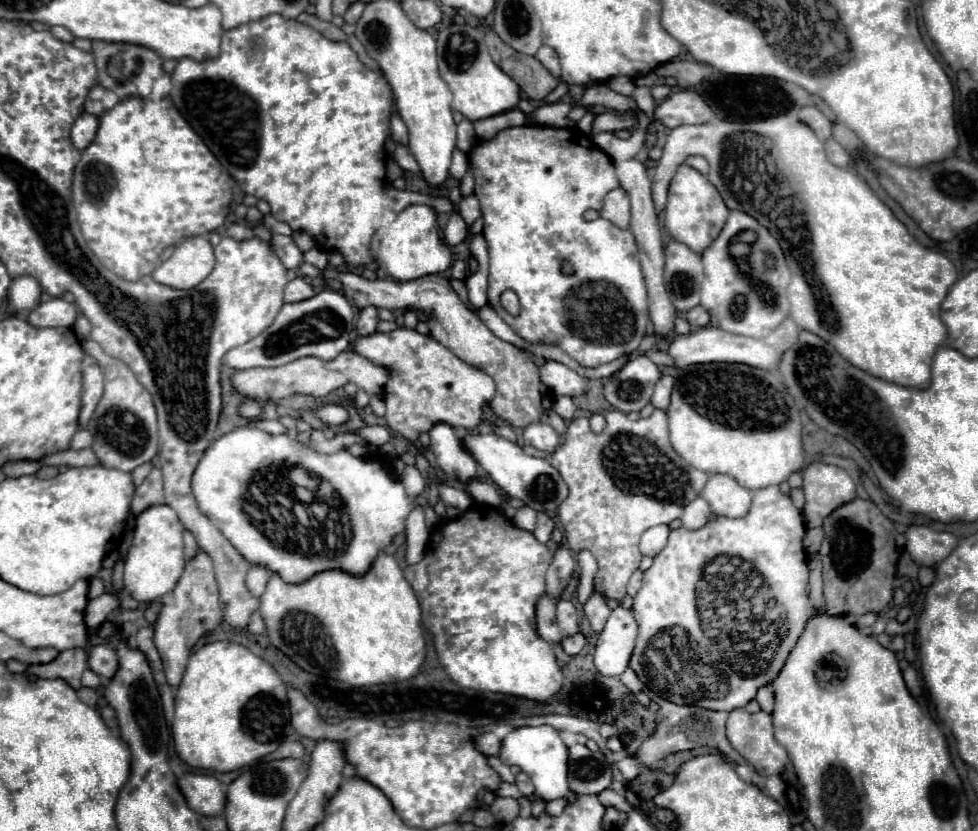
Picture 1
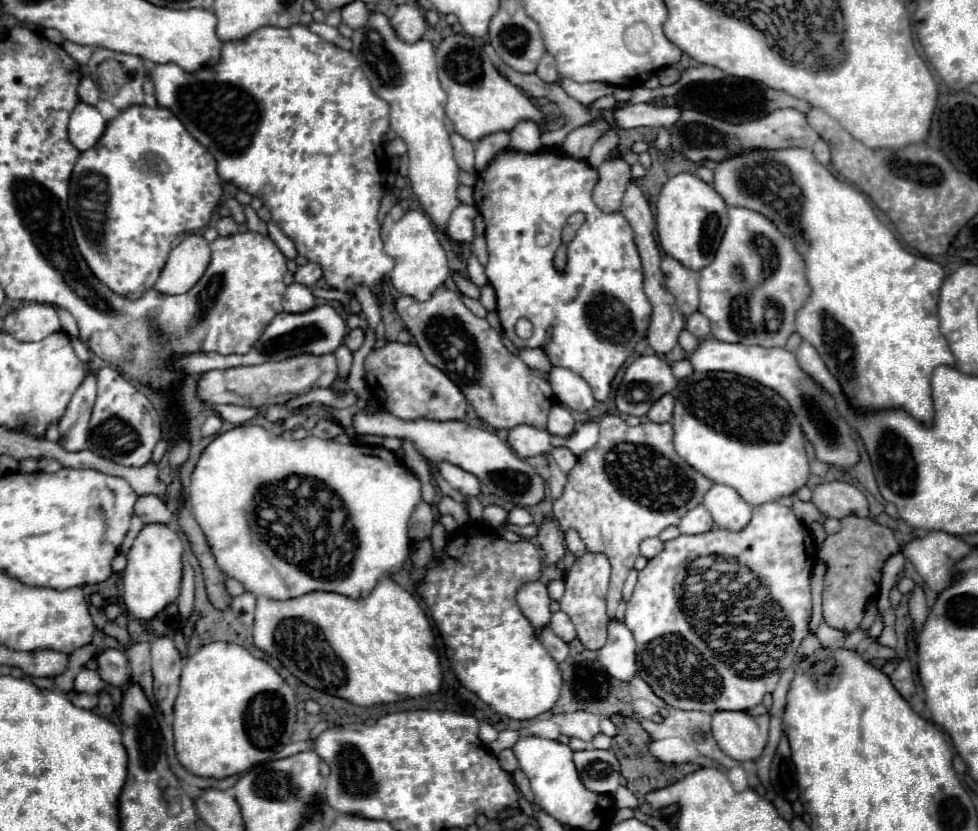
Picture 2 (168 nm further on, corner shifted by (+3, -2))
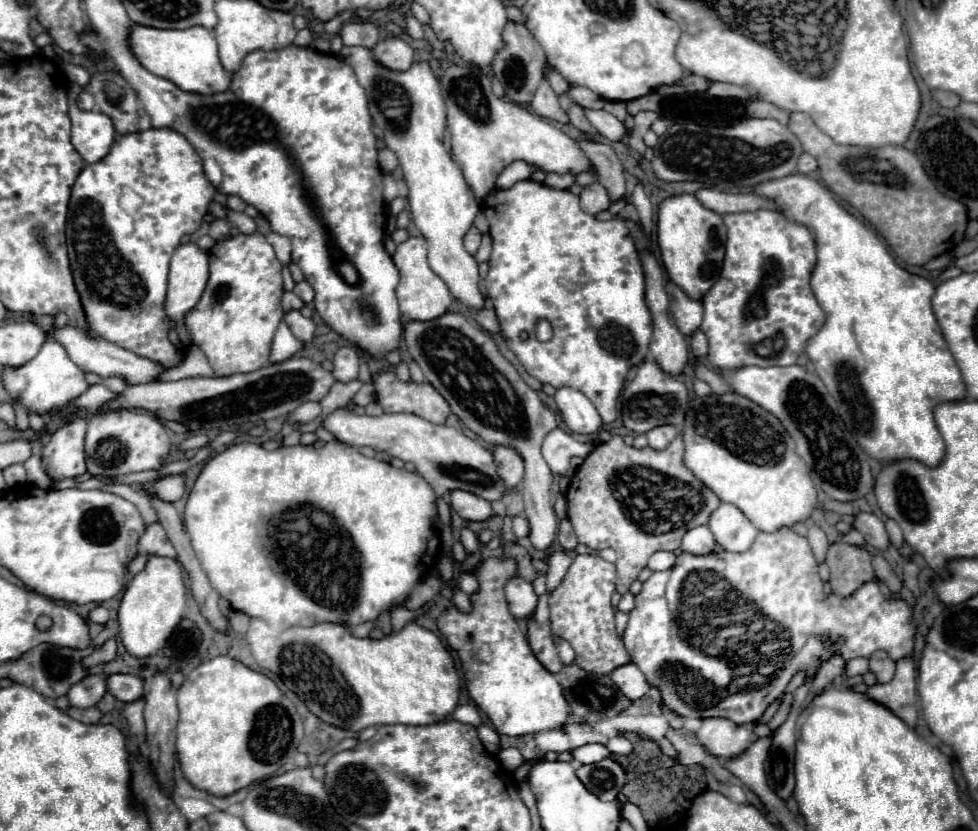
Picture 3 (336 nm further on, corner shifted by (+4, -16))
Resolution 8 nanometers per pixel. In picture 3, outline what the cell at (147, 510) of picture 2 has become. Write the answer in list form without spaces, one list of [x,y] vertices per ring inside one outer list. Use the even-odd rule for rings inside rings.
[[[158,522],[146,526],[146,530],[144,530],[144,534],[140,536],[140,542],[138,542],[138,552],[140,554],[156,554],[156,556],[176,558],[176,550],[170,544],[170,540],[166,538],[166,532]]]

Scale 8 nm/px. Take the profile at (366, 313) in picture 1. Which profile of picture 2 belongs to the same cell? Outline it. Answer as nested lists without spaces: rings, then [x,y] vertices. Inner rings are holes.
[[[355,328],[355,330],[351,330],[351,332],[345,336],[345,346],[347,346],[351,352],[355,352],[355,350],[361,348],[363,338],[365,338],[363,330],[361,330],[361,328]]]

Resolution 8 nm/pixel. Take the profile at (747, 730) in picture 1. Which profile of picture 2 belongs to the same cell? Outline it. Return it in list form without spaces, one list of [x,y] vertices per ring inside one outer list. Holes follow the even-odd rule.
[[[715,712],[711,734],[727,756],[739,762],[757,760],[767,742],[769,716],[771,714],[753,718],[747,712]]]

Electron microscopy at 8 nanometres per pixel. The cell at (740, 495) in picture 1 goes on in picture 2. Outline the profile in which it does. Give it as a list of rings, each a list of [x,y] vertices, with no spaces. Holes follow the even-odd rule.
[[[713,484],[705,494],[703,506],[711,512],[715,524],[725,530],[743,530],[751,520],[751,506],[729,486]]]

